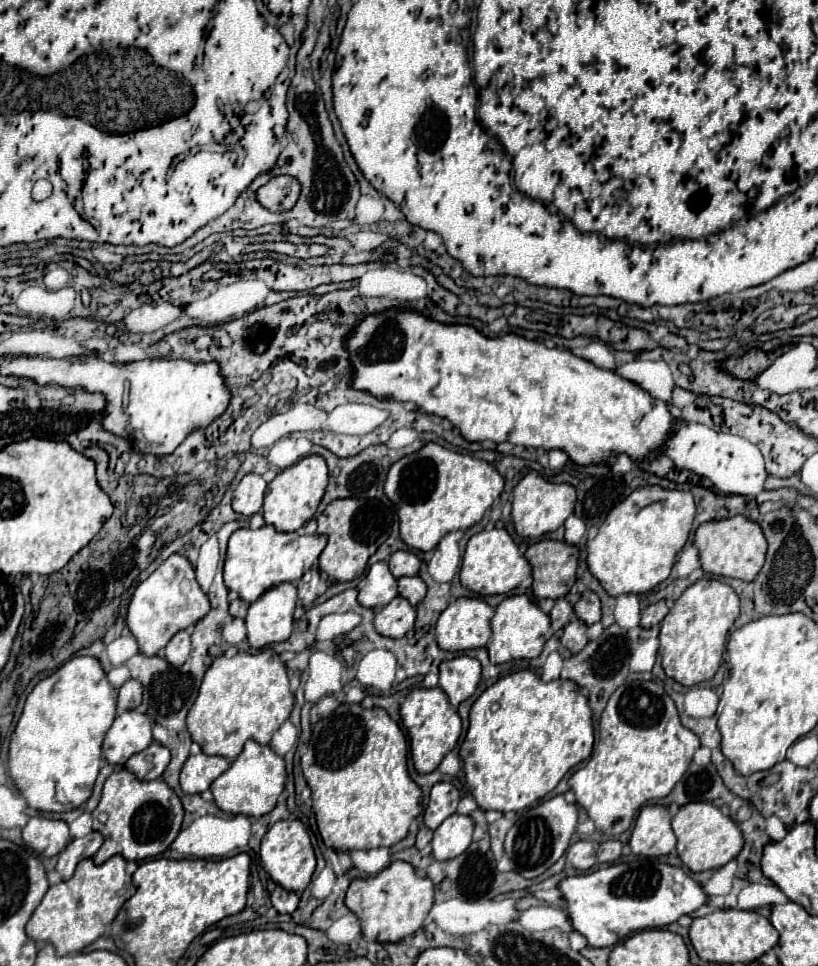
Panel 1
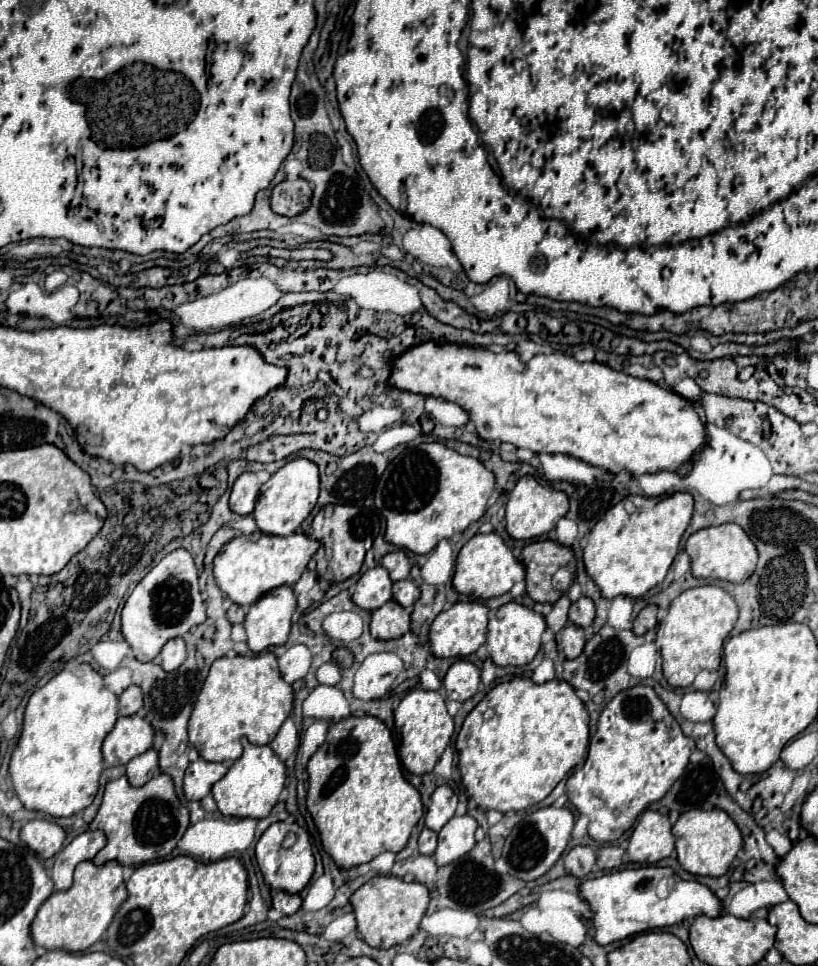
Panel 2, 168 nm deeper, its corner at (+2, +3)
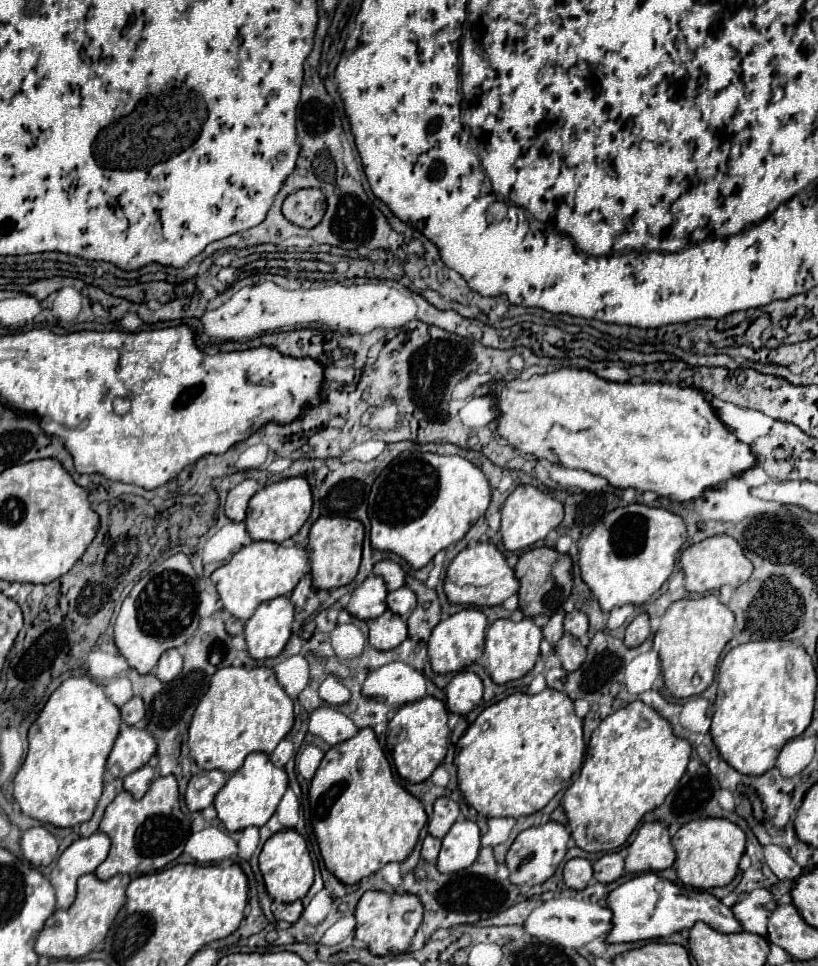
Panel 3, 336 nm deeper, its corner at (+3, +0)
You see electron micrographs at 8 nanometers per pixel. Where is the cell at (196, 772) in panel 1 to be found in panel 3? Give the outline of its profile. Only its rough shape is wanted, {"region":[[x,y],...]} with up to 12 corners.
{"region":[[203,770],[191,776],[185,804],[199,812],[213,804],[225,786],[221,770]]}

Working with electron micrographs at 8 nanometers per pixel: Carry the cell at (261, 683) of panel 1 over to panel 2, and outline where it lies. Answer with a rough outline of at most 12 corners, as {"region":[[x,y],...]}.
{"region":[[276,655],[220,657],[188,721],[206,761],[268,745],[292,711]]}

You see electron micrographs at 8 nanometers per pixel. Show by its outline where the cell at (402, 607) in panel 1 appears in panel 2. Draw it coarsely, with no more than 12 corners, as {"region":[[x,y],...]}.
{"region":[[388,601],[372,611],[374,639],[398,639],[410,631],[410,611]]}

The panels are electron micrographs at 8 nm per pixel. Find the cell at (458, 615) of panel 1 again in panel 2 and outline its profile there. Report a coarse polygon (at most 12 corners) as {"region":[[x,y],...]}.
{"region":[[460,601],[430,627],[436,657],[468,657],[486,641],[490,609]]}

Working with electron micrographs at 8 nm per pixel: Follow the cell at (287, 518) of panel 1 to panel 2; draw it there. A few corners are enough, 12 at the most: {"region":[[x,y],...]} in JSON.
{"region":[[288,461],[262,487],[254,521],[292,535],[316,505],[318,467]]}

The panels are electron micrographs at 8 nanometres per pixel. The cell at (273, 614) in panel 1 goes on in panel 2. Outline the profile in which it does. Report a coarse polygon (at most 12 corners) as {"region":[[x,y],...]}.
{"region":[[276,587],[248,611],[248,647],[284,645],[296,609],[292,587]]}

